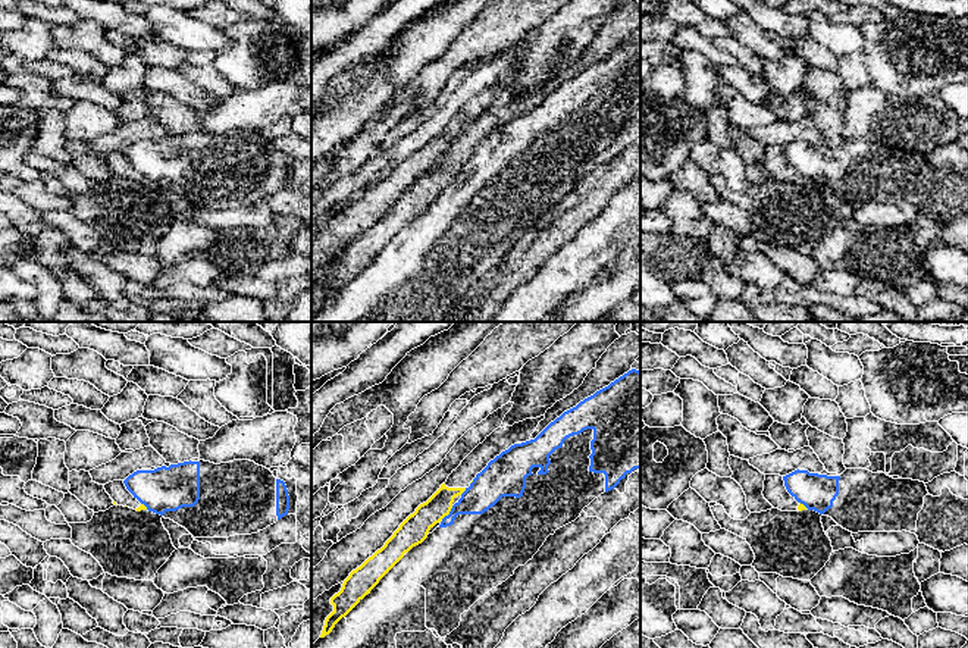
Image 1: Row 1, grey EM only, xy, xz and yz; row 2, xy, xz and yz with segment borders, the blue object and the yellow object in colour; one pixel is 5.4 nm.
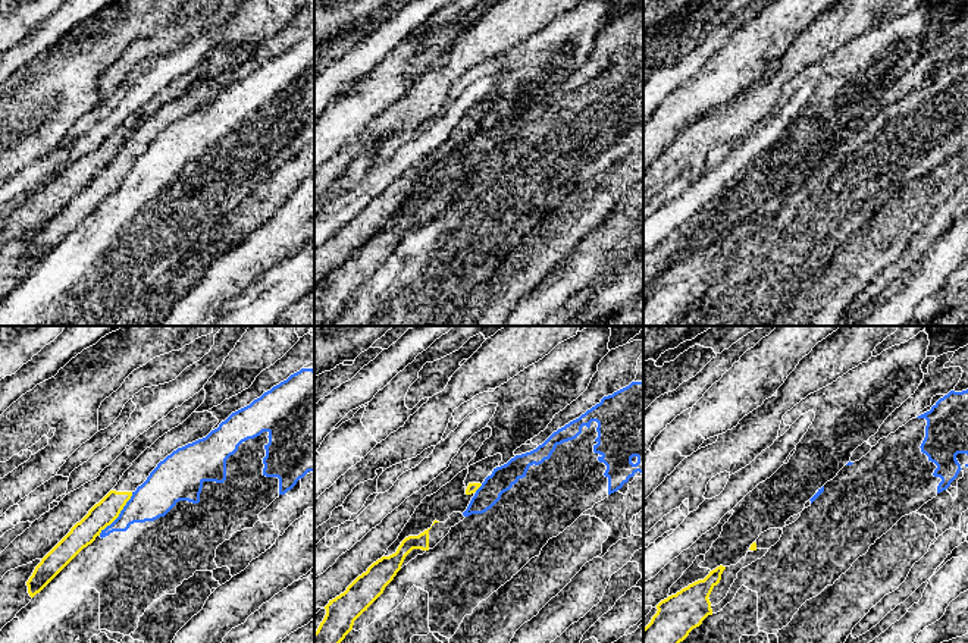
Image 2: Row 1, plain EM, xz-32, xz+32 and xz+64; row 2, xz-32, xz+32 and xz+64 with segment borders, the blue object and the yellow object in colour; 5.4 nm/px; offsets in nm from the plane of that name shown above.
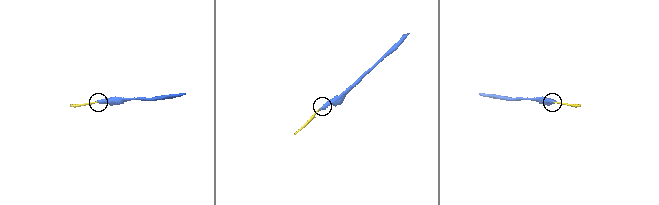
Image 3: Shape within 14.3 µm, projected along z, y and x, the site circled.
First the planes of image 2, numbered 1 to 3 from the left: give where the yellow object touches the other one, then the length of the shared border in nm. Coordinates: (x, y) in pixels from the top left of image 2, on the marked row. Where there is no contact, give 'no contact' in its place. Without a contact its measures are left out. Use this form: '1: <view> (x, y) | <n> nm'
1: xz-32 (119, 514) | 300 nm
2: xz+32 (479, 488) | 60 nm
3: no contact

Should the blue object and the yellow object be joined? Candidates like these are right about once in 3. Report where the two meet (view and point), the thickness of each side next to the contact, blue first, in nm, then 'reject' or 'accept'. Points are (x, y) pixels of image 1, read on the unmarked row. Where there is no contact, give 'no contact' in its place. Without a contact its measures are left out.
meets blue in xz at (448, 185); 180 nm thick on the blue side, 160 nm on the other; reject

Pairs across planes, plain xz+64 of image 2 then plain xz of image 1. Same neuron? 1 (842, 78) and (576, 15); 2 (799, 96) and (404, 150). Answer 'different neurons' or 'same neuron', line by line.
1: same neuron
2: same neuron

